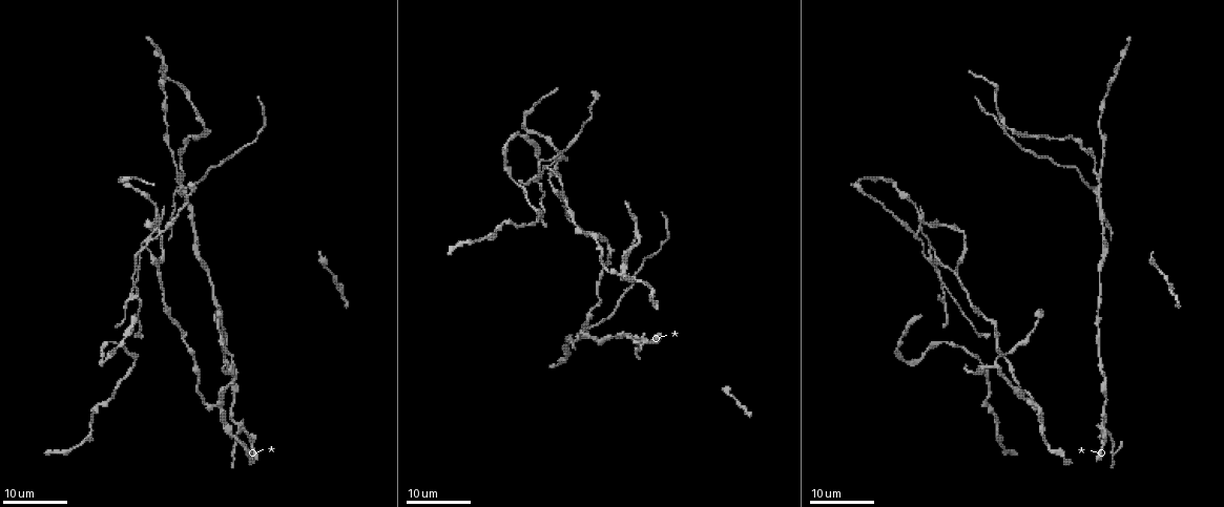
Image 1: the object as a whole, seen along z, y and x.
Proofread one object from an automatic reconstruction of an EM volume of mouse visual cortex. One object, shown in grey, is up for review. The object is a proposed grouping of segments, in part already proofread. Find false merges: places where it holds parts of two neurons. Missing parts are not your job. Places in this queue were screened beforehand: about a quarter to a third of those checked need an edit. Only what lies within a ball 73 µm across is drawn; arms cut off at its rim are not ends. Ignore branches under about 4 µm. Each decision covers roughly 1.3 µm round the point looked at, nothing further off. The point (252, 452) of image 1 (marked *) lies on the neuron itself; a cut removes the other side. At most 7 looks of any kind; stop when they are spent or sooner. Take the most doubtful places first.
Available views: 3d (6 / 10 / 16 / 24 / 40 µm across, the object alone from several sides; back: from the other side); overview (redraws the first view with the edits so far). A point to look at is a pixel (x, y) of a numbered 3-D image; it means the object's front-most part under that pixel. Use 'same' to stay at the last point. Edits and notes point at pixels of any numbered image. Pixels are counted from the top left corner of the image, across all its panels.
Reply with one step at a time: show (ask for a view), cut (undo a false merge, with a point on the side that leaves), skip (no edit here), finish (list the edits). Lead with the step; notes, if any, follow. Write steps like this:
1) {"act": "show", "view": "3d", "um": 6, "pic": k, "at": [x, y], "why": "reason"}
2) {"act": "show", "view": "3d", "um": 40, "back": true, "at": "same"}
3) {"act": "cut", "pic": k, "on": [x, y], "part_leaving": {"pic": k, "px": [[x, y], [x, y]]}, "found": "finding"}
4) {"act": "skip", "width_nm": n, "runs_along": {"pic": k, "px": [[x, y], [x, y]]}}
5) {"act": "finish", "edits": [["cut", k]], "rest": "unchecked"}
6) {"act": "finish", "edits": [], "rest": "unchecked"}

{"act": "show", "view": "3d", "um": 16, "pic": 1, "at": [642, 340], "why": "four or more arms meet"}

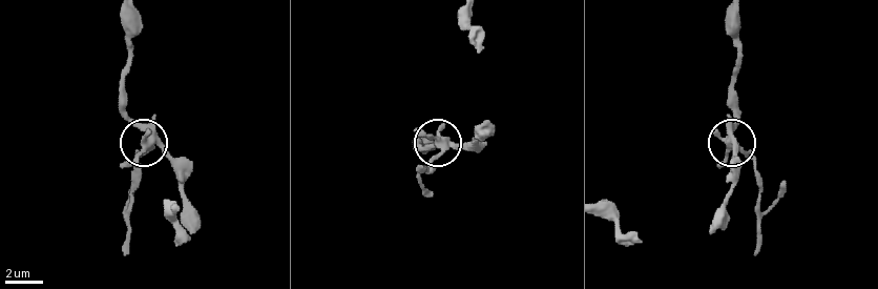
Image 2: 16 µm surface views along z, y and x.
{"act": "show", "view": "3d", "um": 10, "pic": 2, "at": [441, 148], "why": "closer look"}

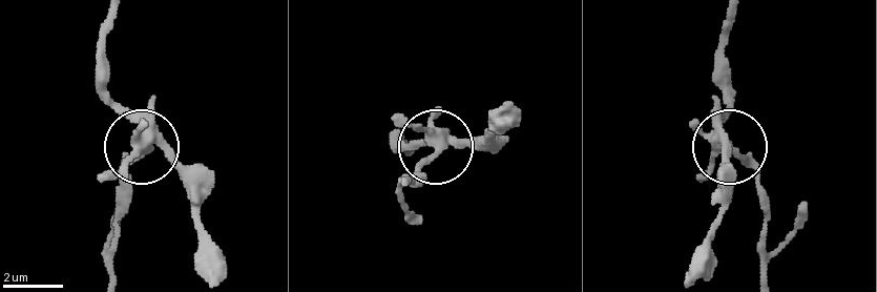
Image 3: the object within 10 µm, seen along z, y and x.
{"act": "show", "view": "3d", "um": 10, "back": true, "pic": 3, "at": [435, 148]}

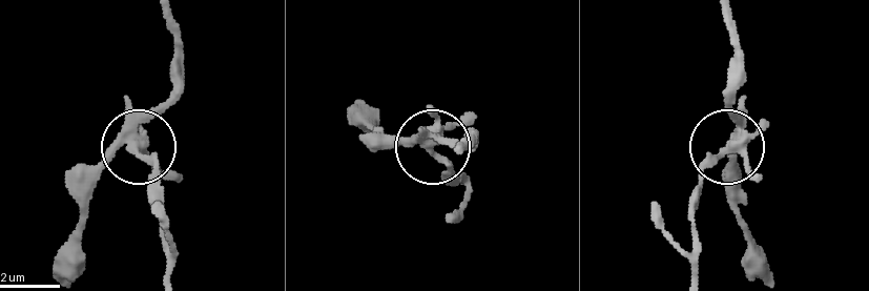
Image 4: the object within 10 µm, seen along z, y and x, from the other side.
{"act": "cut", "pic": 4, "on": [152, 164], "part_leaving": {"pic": 4, "px": [[131, 134], [153, 177], [166, 247], [157, 202]]}, "found": "two neurons meet here"}

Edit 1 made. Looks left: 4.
{"act": "show", "view": "3d", "um": 16, "pic": 1, "at": [181, 193], "why": "thin arm on a thick one"}

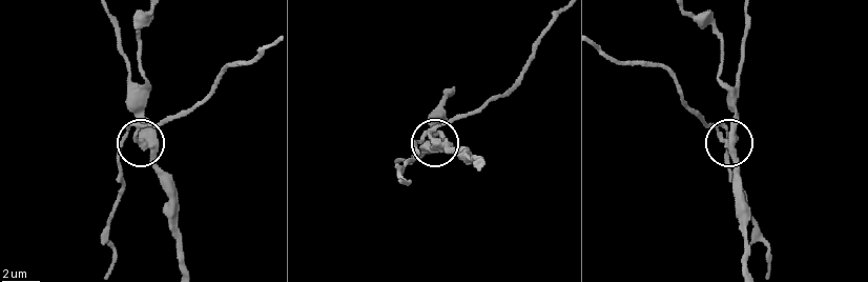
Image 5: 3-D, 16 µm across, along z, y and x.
{"act": "show", "view": "3d", "um": 10, "pic": 5, "at": [435, 142]}

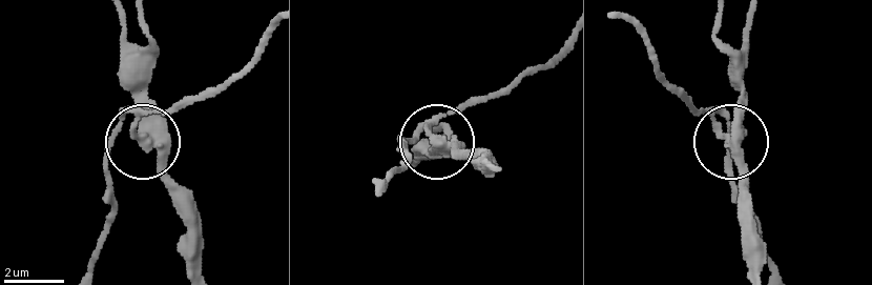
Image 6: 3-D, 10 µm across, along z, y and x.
{"act": "cut", "pic": 6, "on": [456, 113], "side_arm_um": 33, "arms": 4, "found": "a second neuron is stuck on"}

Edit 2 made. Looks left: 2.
{"act": "show", "view": "3d", "um": 16, "pic": 1, "at": [160, 272], "why": "a fork"}

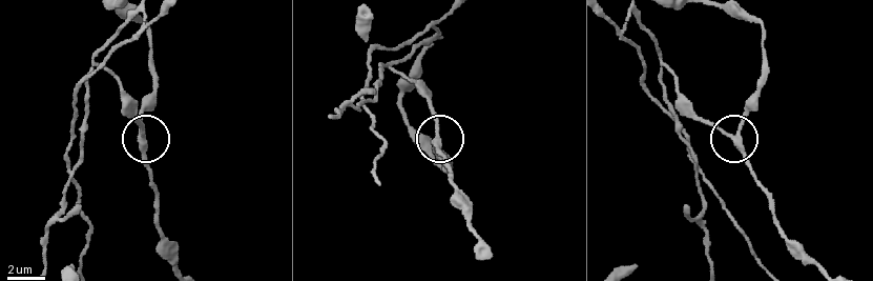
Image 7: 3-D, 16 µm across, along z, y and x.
{"act": "show", "view": "3d", "um": 10, "pic": 7, "at": [140, 137], "why": "closer look"}

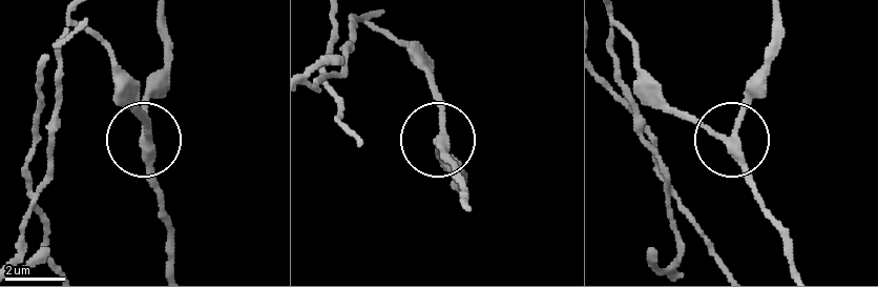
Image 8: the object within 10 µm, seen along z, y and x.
{"act": "skip", "arms": 3, "runs_along": {"pic": 8, "px": [[465, 206], [460, 179], [437, 141], [442, 103], [435, 61]]}, "found": "one neuron here"}

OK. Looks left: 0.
{"act": "finish", "edits": [["cut", 4], ["cut", 6]], "rest": "unchecked"}

